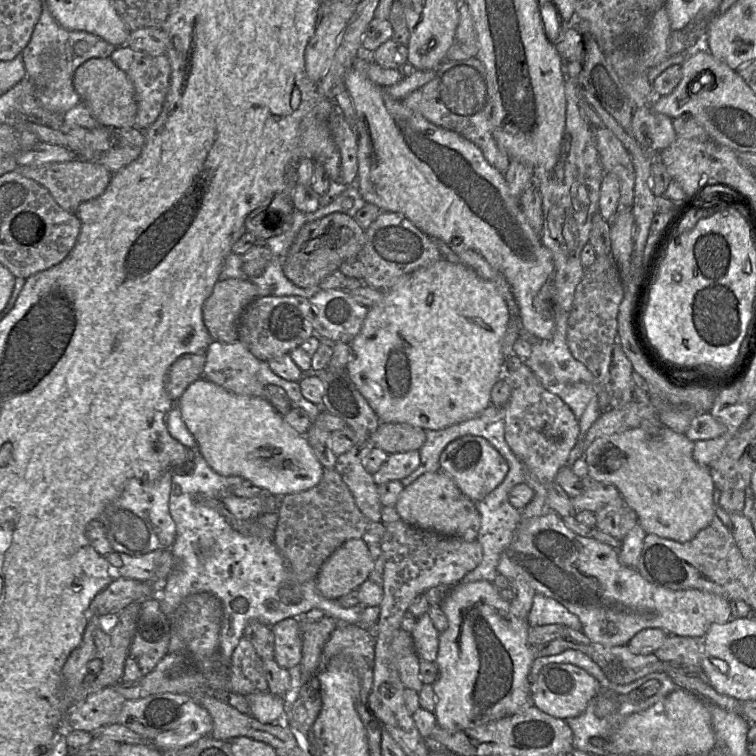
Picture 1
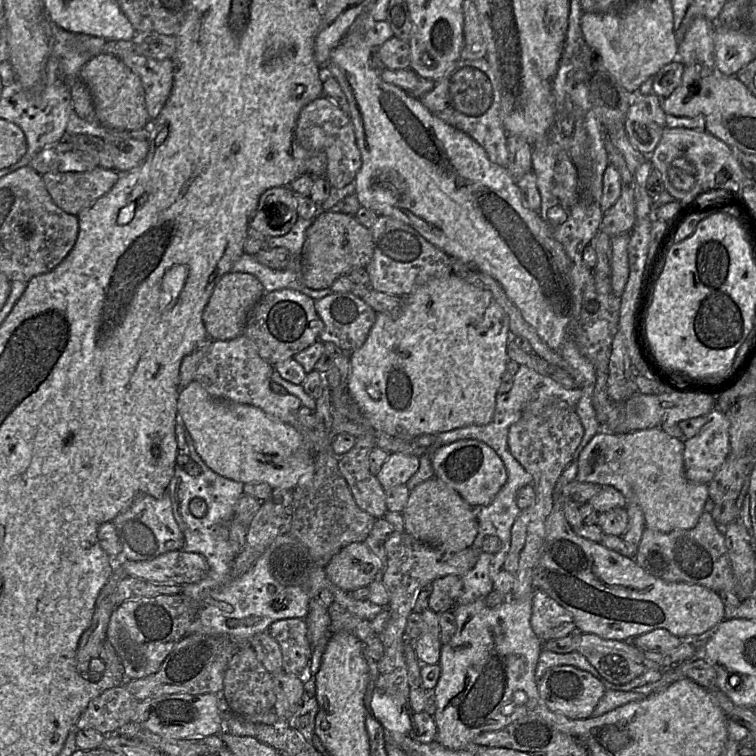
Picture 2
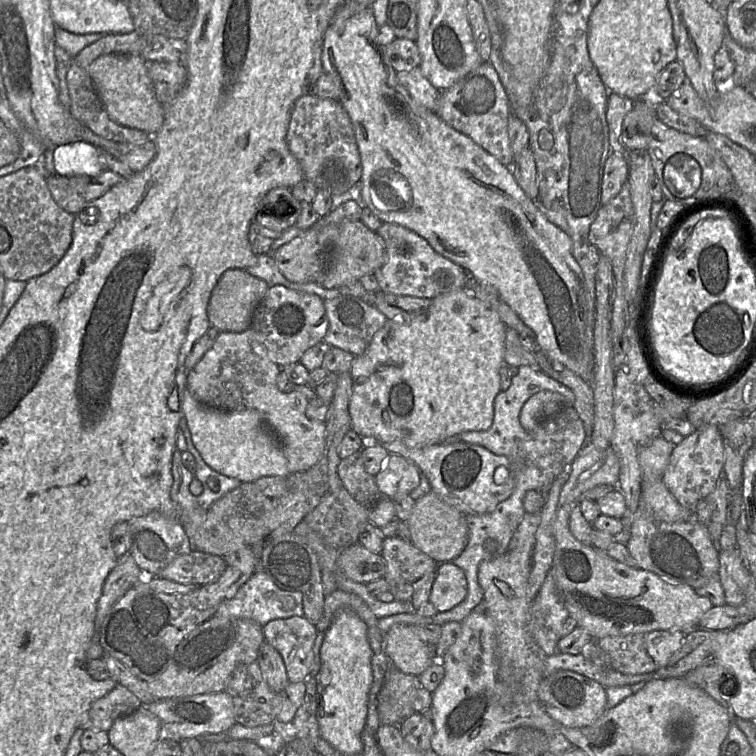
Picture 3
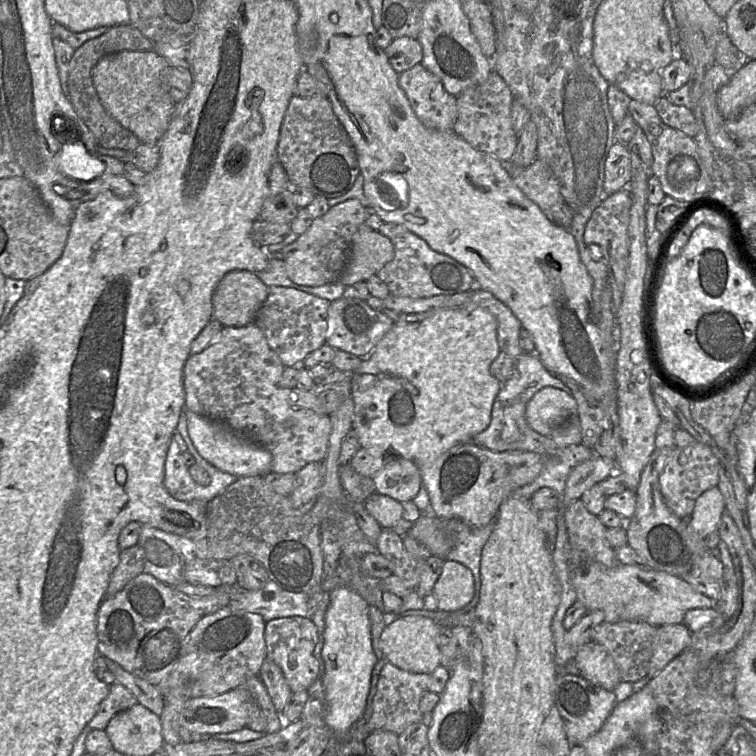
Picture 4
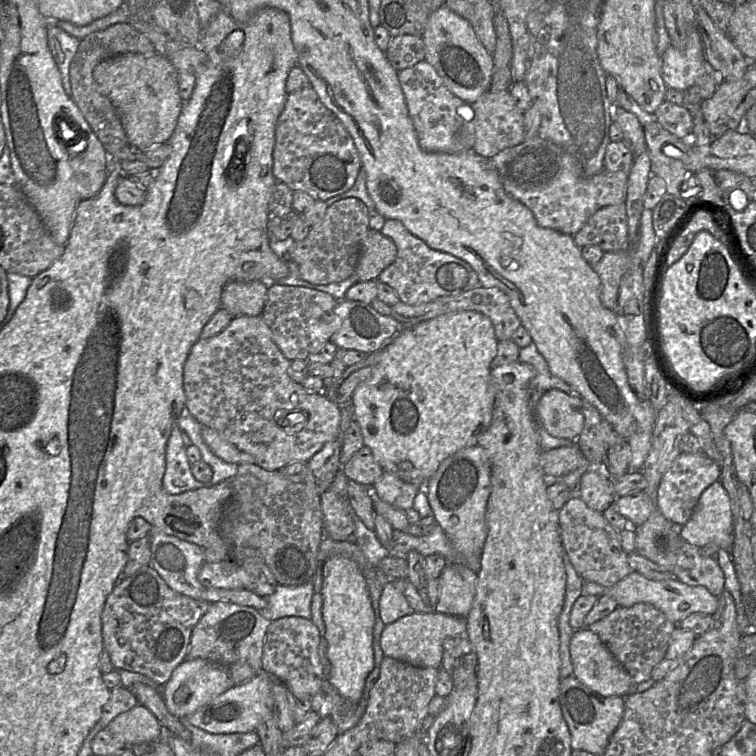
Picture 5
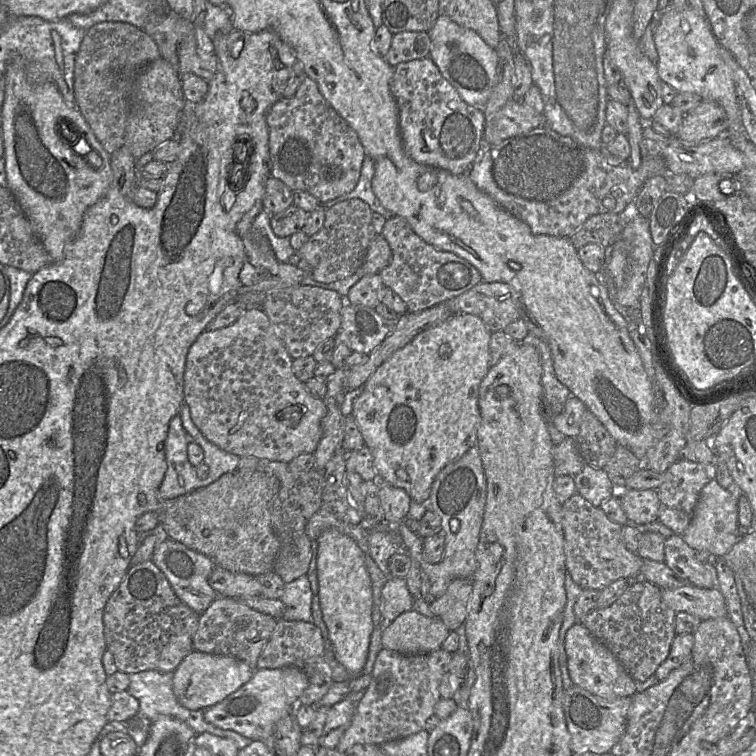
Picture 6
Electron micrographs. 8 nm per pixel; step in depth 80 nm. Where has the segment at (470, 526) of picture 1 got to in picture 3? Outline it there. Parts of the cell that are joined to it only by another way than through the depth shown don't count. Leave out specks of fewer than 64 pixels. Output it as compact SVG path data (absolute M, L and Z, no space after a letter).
M430 491L415 501L410 518L406 521L411 543L438 564L457 558L468 543L466 515L447 504L438 494Z

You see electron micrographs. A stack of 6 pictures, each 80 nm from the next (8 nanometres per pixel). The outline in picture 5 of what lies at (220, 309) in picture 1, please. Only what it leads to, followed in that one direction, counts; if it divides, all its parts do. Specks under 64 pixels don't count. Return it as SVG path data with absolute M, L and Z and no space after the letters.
M231 281L221 294L221 308L234 318L239 316L259 316L267 301L269 285L263 281Z

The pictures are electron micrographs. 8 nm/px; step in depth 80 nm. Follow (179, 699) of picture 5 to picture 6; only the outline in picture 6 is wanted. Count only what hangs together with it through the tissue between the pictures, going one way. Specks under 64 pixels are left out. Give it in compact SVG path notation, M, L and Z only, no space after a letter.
M193 650L173 672L173 692L178 702L187 709L205 710L238 690L254 673L253 668L235 657Z

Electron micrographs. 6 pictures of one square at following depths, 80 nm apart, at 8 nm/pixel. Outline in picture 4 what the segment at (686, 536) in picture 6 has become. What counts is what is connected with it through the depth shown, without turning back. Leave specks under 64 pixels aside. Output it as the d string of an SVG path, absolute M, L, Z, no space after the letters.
M717 486L703 492L697 498L693 512L687 519L688 528L704 539L708 534L719 531L725 509L725 500Z

